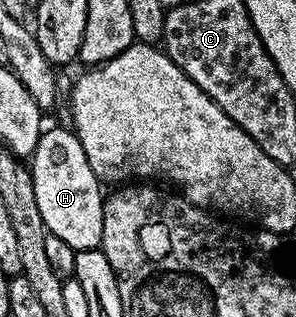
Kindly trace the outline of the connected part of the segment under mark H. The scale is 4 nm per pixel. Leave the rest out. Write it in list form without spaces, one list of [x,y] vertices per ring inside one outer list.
[[[43,129],[34,153],[30,157],[30,171],[33,176],[36,204],[39,205],[40,216],[44,219],[47,231],[60,237],[60,240],[67,241],[75,252],[97,249],[101,245],[103,236],[104,193],[102,194],[100,190],[101,181],[92,172],[91,165],[88,164],[88,156],[85,155],[78,135],[73,129]]]

